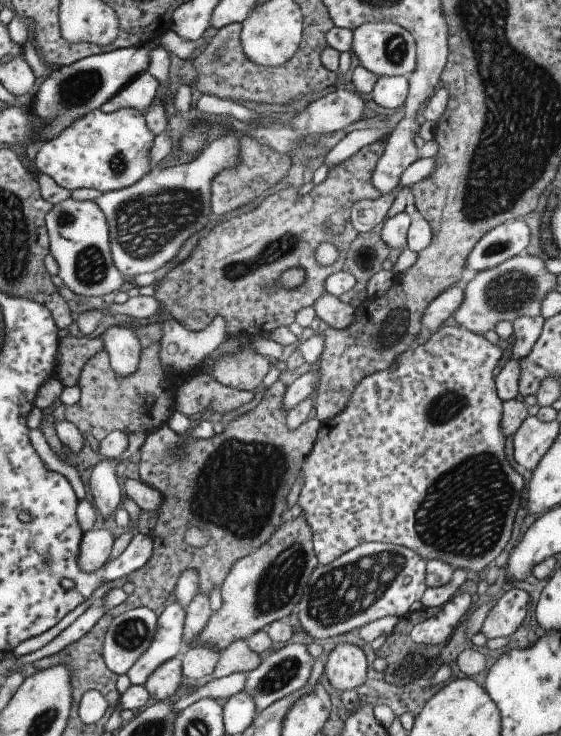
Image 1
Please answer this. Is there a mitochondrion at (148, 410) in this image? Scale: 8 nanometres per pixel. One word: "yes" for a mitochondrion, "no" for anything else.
no

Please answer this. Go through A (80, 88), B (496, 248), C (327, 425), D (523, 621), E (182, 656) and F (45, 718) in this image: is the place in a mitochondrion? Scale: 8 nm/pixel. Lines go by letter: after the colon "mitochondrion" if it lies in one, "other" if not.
A: mitochondrion
B: mitochondrion
C: other
D: other
E: other
F: mitochondrion

